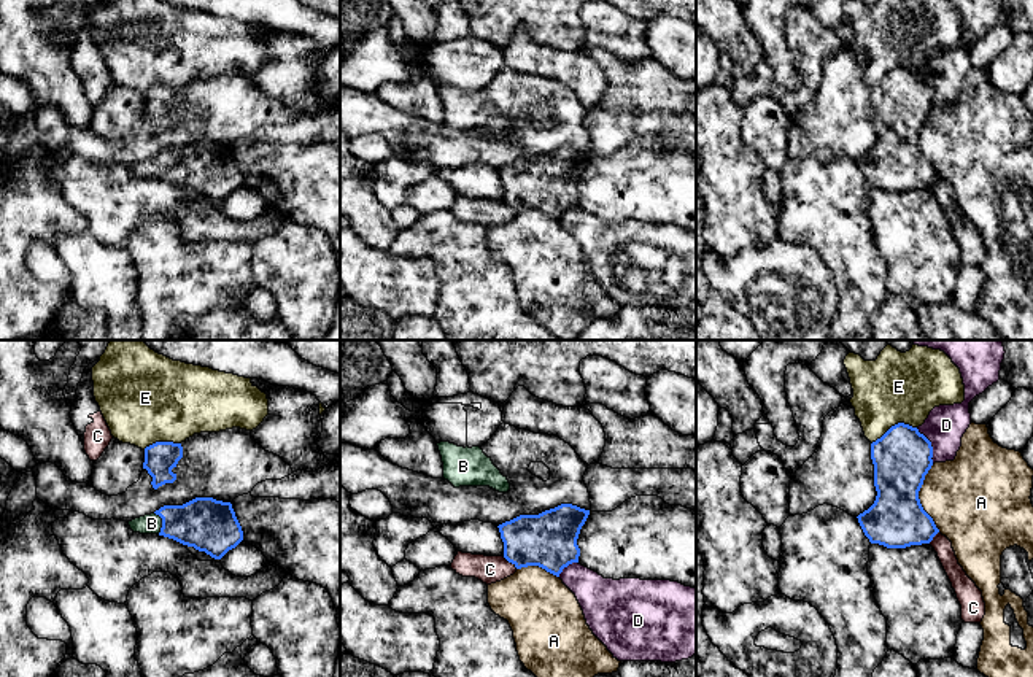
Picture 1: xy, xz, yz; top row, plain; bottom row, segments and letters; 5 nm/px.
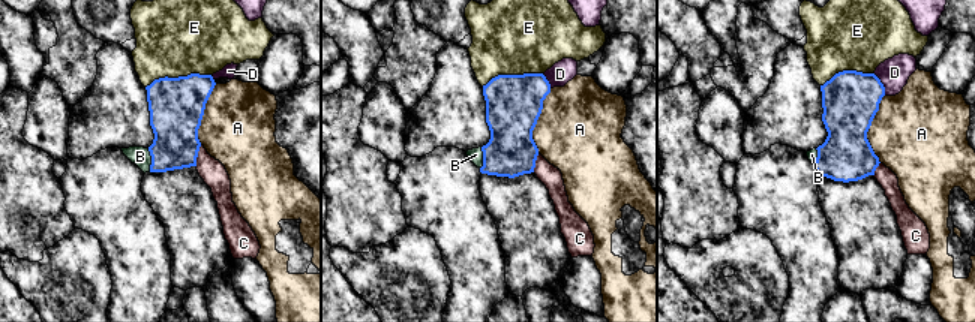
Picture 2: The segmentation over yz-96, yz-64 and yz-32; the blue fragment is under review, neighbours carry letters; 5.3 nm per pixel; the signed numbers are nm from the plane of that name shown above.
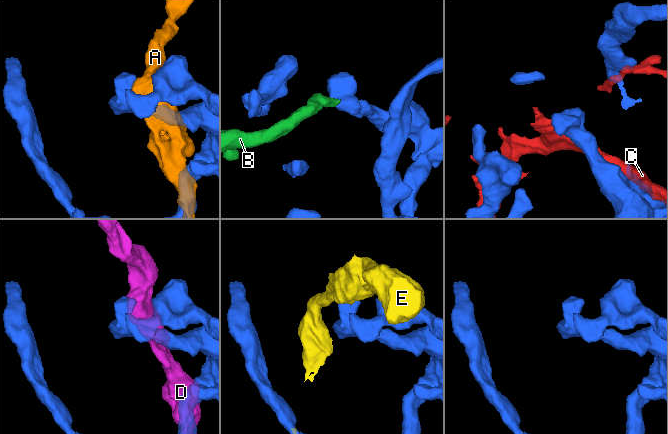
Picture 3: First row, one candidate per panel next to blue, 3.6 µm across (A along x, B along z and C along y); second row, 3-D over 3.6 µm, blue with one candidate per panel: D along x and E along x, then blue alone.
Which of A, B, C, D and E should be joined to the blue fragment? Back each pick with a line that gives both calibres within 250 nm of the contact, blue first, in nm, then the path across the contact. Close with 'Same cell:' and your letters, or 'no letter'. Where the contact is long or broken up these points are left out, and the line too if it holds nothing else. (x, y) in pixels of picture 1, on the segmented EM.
B: calibres 260 and 100 nm; way xy (208, 525), (162, 523), (151, 523)
Same cell: B

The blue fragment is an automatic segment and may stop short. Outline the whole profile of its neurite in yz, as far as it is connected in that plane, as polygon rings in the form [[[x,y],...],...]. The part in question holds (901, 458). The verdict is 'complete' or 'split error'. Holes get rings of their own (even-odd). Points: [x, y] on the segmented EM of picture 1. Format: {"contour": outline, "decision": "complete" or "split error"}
{"contour": [[[904,423],[892,426],[880,439],[871,443],[877,496],[874,504],[857,516],[871,544],[879,544],[887,548],[906,548],[930,544],[939,532],[919,499],[925,475],[933,466],[931,458],[931,442],[917,427]]], "decision": "complete"}

